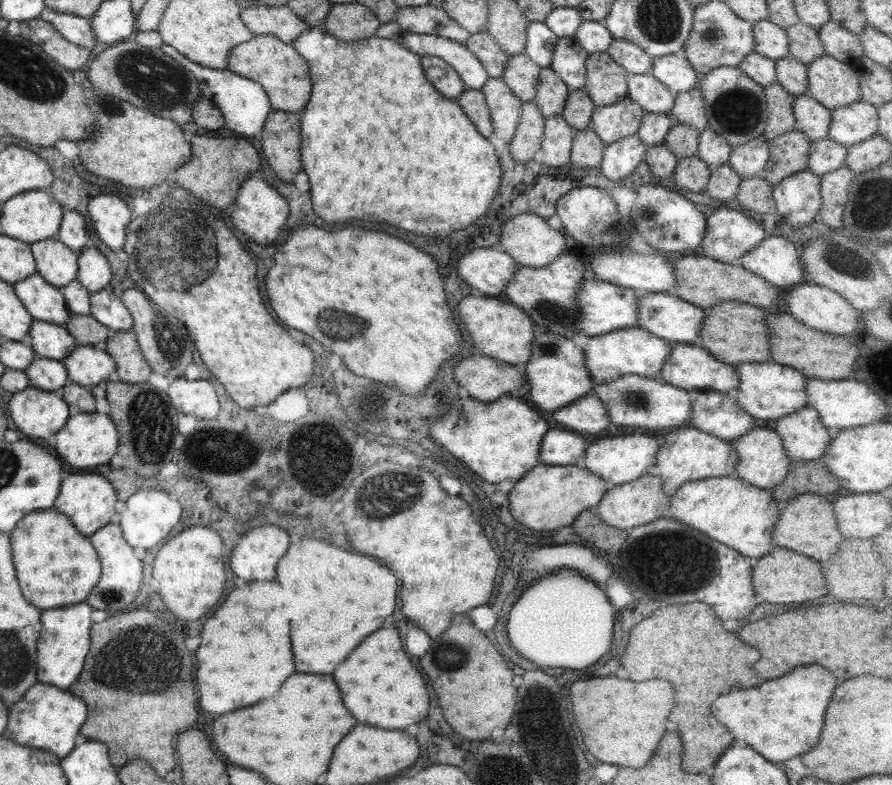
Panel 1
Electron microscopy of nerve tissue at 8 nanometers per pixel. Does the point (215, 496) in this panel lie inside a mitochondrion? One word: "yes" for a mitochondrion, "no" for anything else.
no

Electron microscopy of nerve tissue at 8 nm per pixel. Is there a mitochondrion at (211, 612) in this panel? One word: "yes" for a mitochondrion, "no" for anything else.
no

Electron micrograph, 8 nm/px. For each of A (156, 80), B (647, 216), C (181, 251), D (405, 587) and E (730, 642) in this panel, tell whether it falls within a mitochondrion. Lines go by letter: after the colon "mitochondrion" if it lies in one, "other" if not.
A: mitochondrion
B: mitochondrion
C: mitochondrion
D: other
E: other

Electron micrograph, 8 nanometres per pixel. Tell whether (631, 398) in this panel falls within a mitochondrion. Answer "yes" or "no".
yes

